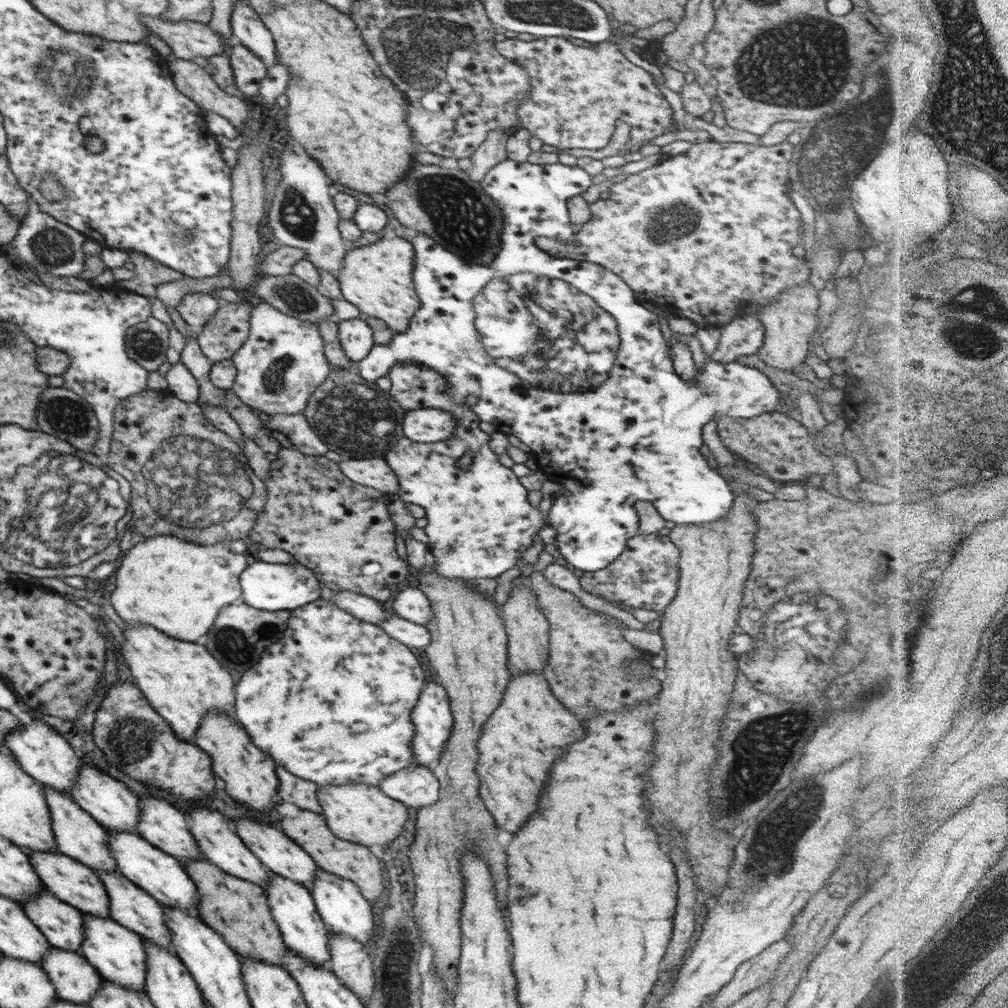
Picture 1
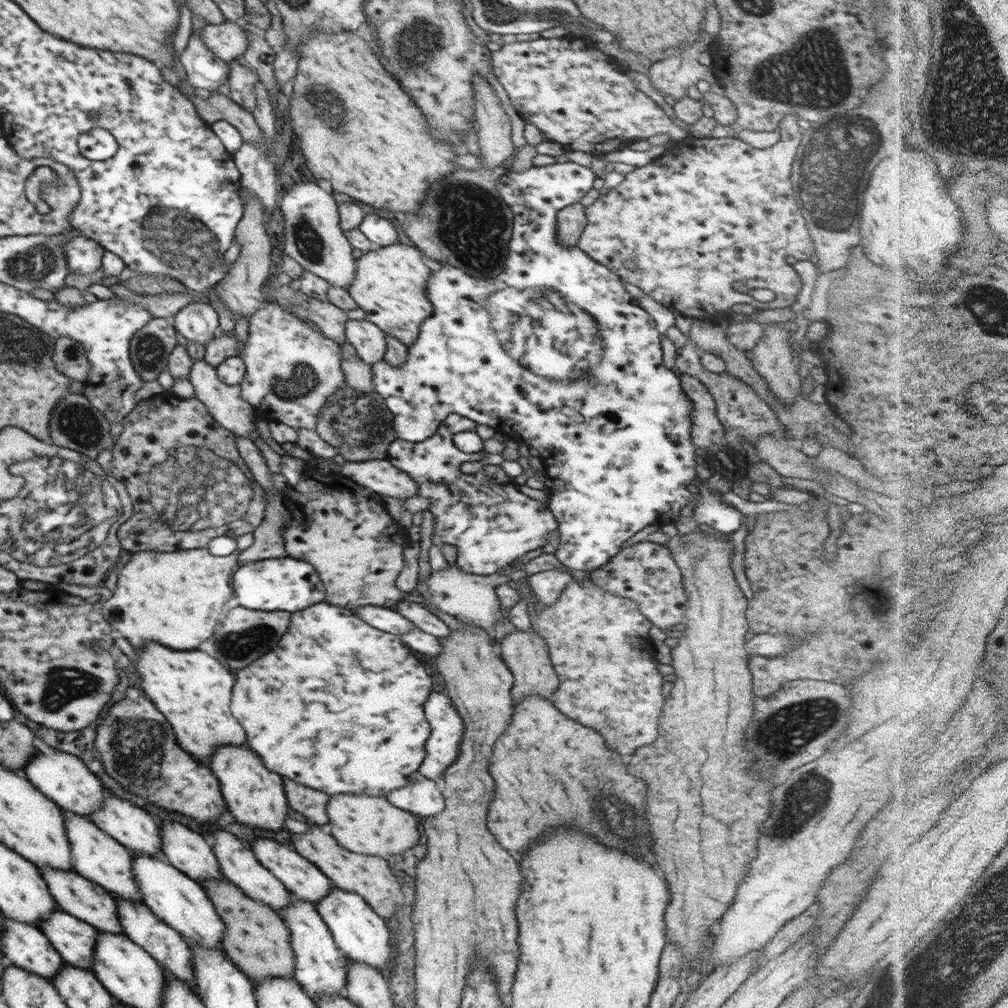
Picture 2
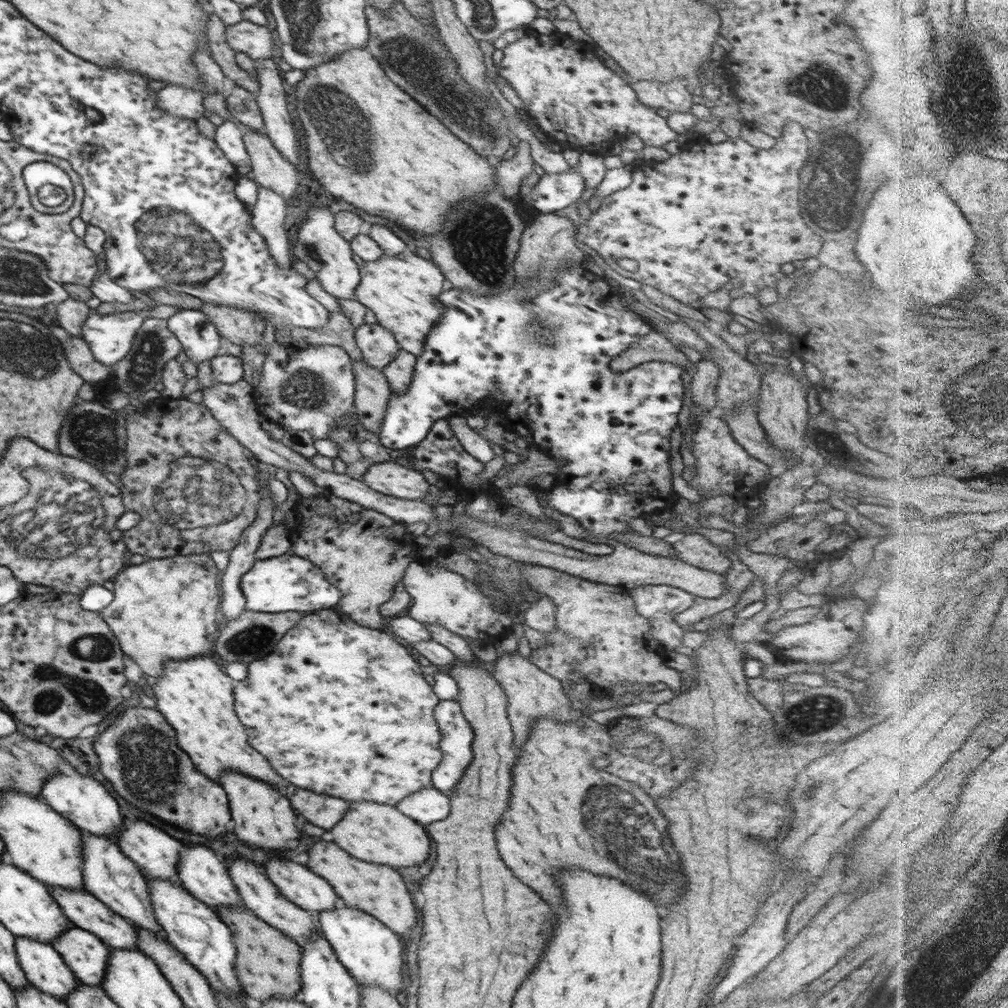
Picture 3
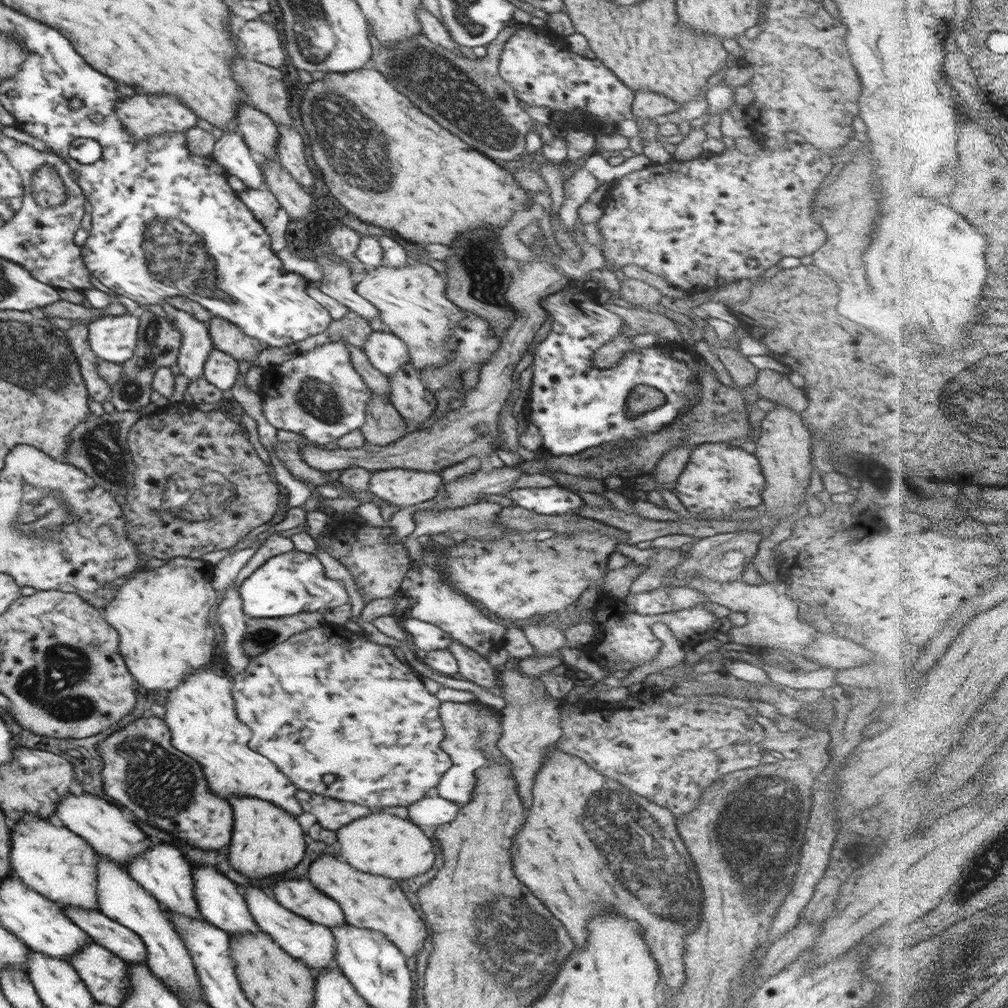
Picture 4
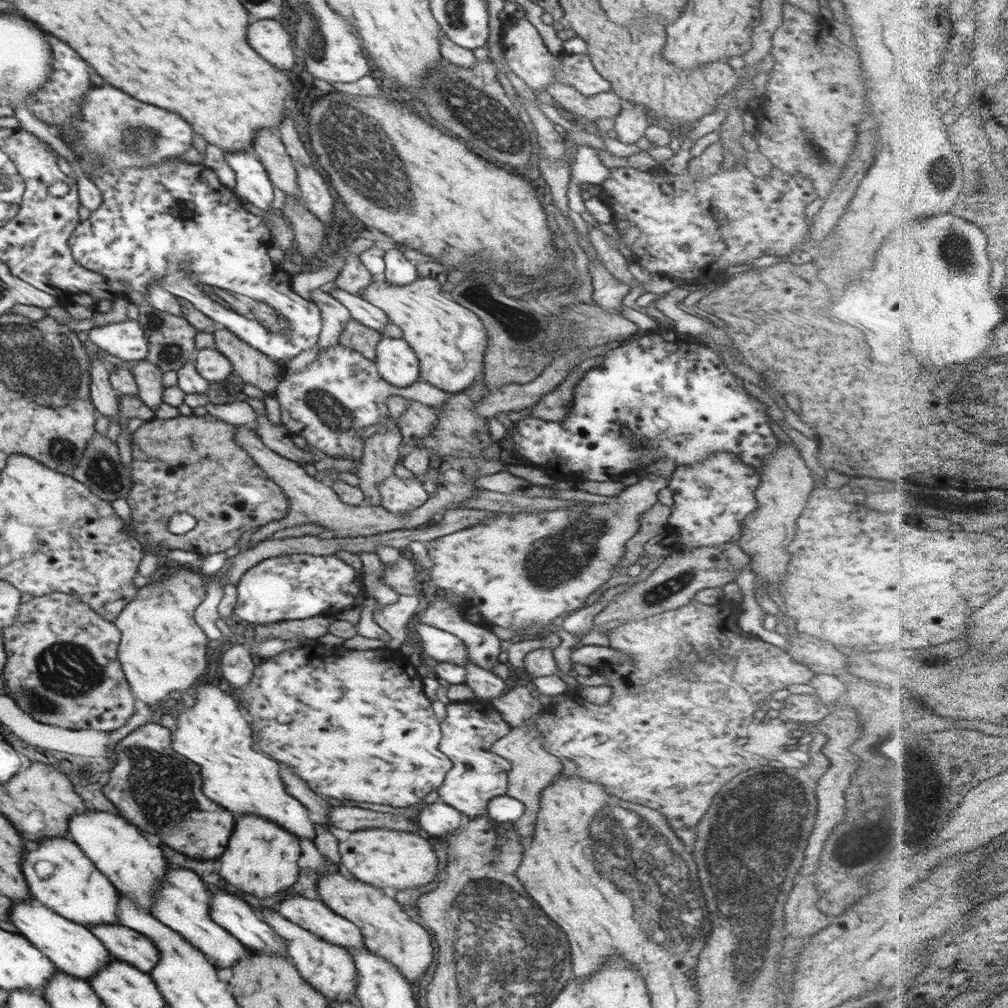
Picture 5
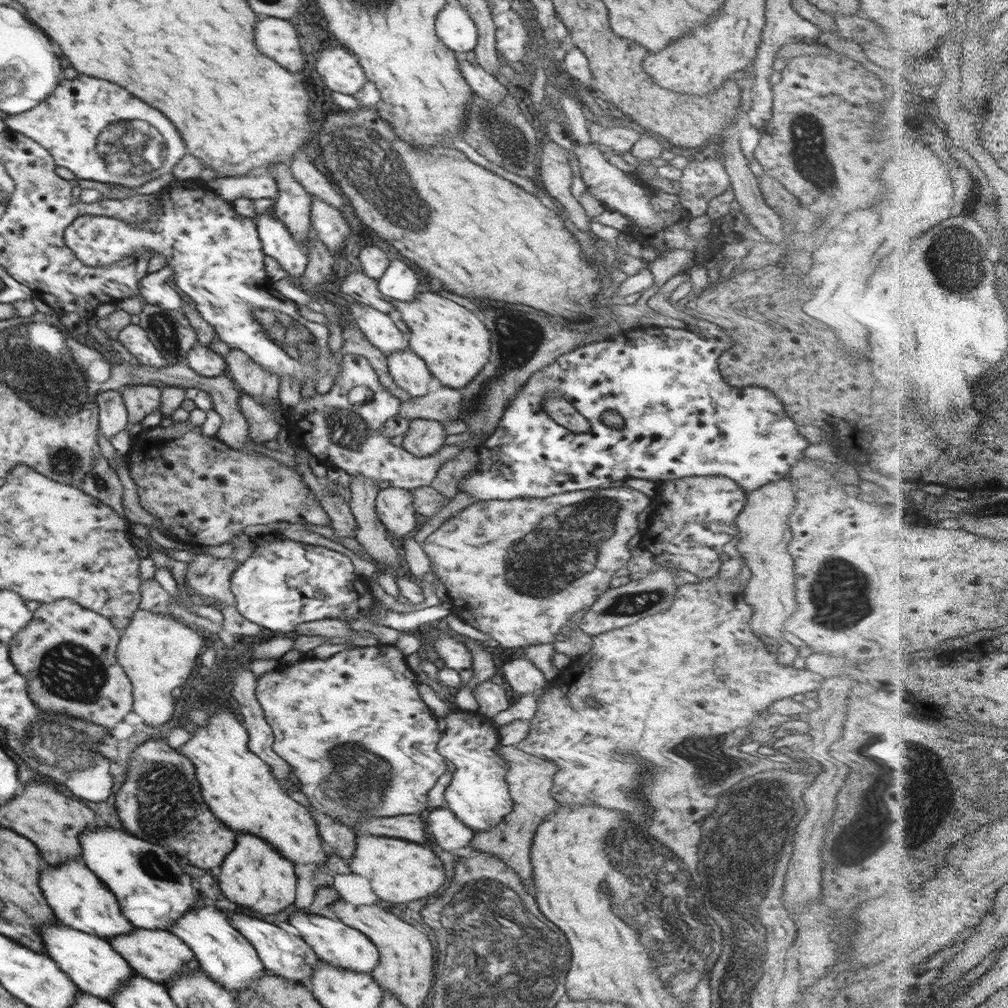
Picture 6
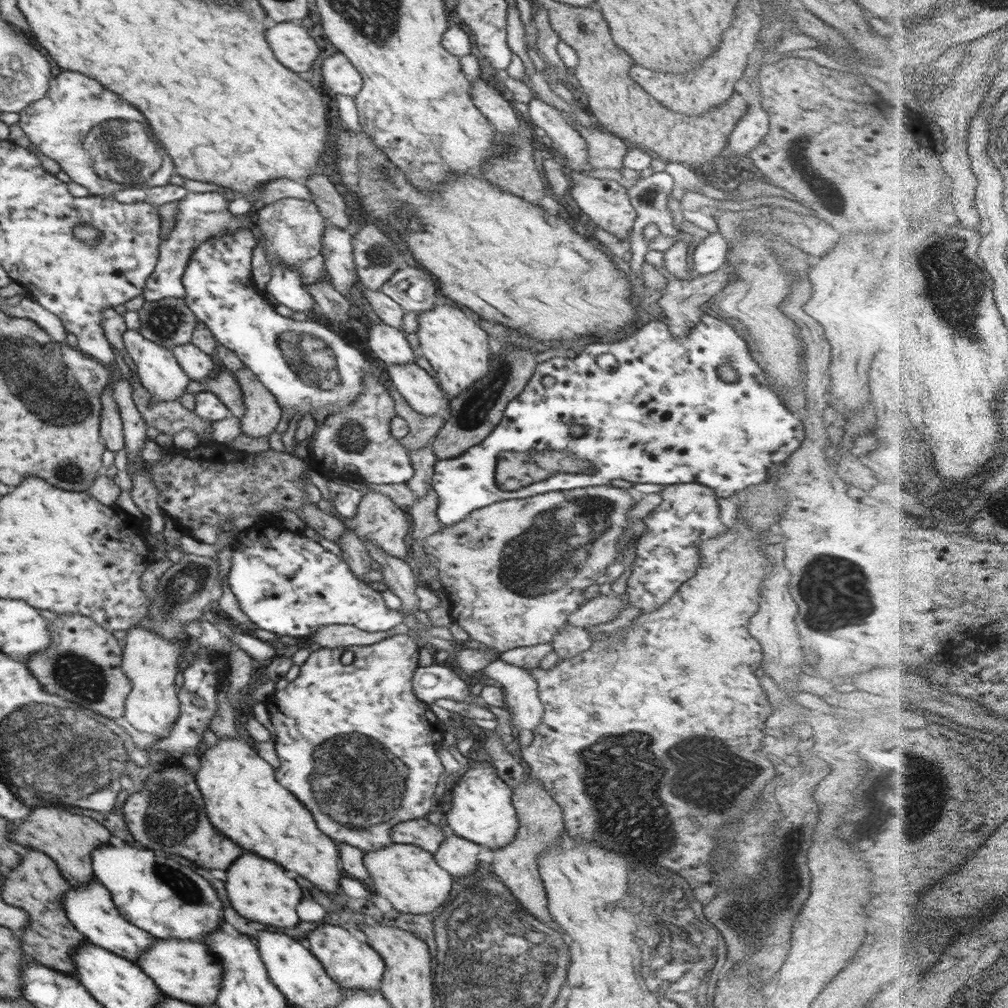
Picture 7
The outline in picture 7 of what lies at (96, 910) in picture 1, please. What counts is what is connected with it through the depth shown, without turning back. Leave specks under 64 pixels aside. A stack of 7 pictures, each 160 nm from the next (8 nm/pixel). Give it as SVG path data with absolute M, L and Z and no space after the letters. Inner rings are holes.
M156 939L137 958L136 965L146 973L164 995L177 1000L182 1000L192 1006L208 1006L214 1004L220 994L222 974L220 967L211 948L204 942L178 939Z

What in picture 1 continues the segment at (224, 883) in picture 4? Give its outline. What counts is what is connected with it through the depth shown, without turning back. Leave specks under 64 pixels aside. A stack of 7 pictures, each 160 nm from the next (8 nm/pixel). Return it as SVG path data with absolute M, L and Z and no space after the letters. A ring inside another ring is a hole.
M150 794L140 797L140 799L139 821L136 825L137 834L145 838L156 848L177 858L182 864L186 864L189 860L204 859L196 839L190 832L187 815L174 808L170 802L154 798Z

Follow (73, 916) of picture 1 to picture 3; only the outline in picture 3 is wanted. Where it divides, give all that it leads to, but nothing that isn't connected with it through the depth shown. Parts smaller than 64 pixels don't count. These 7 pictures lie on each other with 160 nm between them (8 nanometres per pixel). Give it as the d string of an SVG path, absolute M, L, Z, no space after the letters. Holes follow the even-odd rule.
M71 924L51 942L80 984L102 987L110 948L98 936Z

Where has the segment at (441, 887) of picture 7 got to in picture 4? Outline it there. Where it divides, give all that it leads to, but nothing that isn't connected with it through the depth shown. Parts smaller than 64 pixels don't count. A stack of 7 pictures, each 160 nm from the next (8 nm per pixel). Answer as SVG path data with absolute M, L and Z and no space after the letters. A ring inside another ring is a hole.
M372 812L357 818L337 830L340 842L339 857L355 869L392 880L408 879L424 874L434 864L432 842L422 834L417 824L386 812Z

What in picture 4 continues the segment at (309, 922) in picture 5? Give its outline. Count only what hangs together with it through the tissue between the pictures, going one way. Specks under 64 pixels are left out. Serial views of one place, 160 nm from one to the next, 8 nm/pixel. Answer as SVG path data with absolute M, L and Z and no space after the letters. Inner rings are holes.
M280 876L274 884L273 892L276 900L284 908L312 922L323 924L329 929L346 923L341 906L332 900L332 897L318 890L306 876Z

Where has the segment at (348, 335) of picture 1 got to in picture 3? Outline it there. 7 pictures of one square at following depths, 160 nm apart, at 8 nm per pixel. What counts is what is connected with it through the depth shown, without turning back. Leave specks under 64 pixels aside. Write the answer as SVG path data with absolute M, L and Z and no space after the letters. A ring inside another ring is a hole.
M378 323L360 325L355 329L355 341L363 360L380 370L392 362L401 349L394 335Z

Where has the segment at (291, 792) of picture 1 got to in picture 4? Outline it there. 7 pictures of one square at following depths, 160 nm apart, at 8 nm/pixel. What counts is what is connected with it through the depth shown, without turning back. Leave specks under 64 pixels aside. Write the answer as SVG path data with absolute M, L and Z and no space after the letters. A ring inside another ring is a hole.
M300 789L296 791L295 796L300 803L301 810L314 814L318 824L331 831L337 831L349 822L372 813L371 808L364 808L360 804L346 804L346 802L338 802L332 798L326 800L324 796L314 796L312 792Z

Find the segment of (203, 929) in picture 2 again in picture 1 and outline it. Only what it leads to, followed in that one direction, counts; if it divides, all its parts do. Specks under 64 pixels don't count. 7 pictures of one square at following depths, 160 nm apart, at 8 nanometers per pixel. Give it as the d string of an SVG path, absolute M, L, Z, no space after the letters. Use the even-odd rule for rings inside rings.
M106 829L106 831L107 836L109 836L108 842L111 855L114 857L116 868L122 875L143 888L162 906L182 908L190 916L200 918L197 888L177 858L156 848L140 835L114 829Z

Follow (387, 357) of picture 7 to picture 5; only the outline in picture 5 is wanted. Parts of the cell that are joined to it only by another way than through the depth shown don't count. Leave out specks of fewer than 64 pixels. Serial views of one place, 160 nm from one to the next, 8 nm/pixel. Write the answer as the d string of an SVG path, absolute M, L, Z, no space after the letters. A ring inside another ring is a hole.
M340 288L330 290L330 296L339 300L350 311L351 318L364 326L378 330L382 334L384 326L390 323L388 315L377 306L370 304L361 296L345 292Z

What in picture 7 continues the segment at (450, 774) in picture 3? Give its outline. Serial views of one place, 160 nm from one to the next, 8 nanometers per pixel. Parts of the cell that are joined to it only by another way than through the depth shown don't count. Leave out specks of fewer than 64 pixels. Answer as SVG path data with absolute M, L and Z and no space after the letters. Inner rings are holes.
M469 758L469 767L452 789L452 806L444 816L448 830L489 849L505 847L513 841L519 827L515 806L512 804L512 788L495 772L493 764Z

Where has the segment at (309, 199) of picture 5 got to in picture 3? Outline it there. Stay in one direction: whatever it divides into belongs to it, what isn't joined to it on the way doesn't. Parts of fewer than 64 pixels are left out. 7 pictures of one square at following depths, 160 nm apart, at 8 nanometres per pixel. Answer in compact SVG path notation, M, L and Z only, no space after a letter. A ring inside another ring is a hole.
M258 59L254 61L260 90L256 100L263 116L263 130L270 138L270 142L282 156L293 165L298 164L298 150L300 142L296 130L292 125L291 114L288 113L286 103L287 94L282 85L277 64L272 59Z

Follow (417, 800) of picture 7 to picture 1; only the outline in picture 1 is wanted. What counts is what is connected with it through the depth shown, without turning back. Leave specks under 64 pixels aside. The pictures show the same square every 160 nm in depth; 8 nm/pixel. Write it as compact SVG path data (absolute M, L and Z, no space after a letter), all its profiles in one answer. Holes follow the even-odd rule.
M318 598L314 602L291 611L288 626L282 638L278 640L278 644L267 646L265 650L266 652L262 654L258 664L252 670L248 670L240 678L240 682L236 684L235 714L237 722L240 722L241 727L246 729L253 743L258 744L258 748L270 755L277 767L282 766L294 776L304 780L312 780L320 786L350 783L379 786L379 782L384 777L390 776L398 770L404 770L406 766L415 762L411 747L414 736L411 712L428 681L424 679L424 671L420 667L420 662L405 644L388 636L380 626L357 620L348 611L338 608L333 601Z

